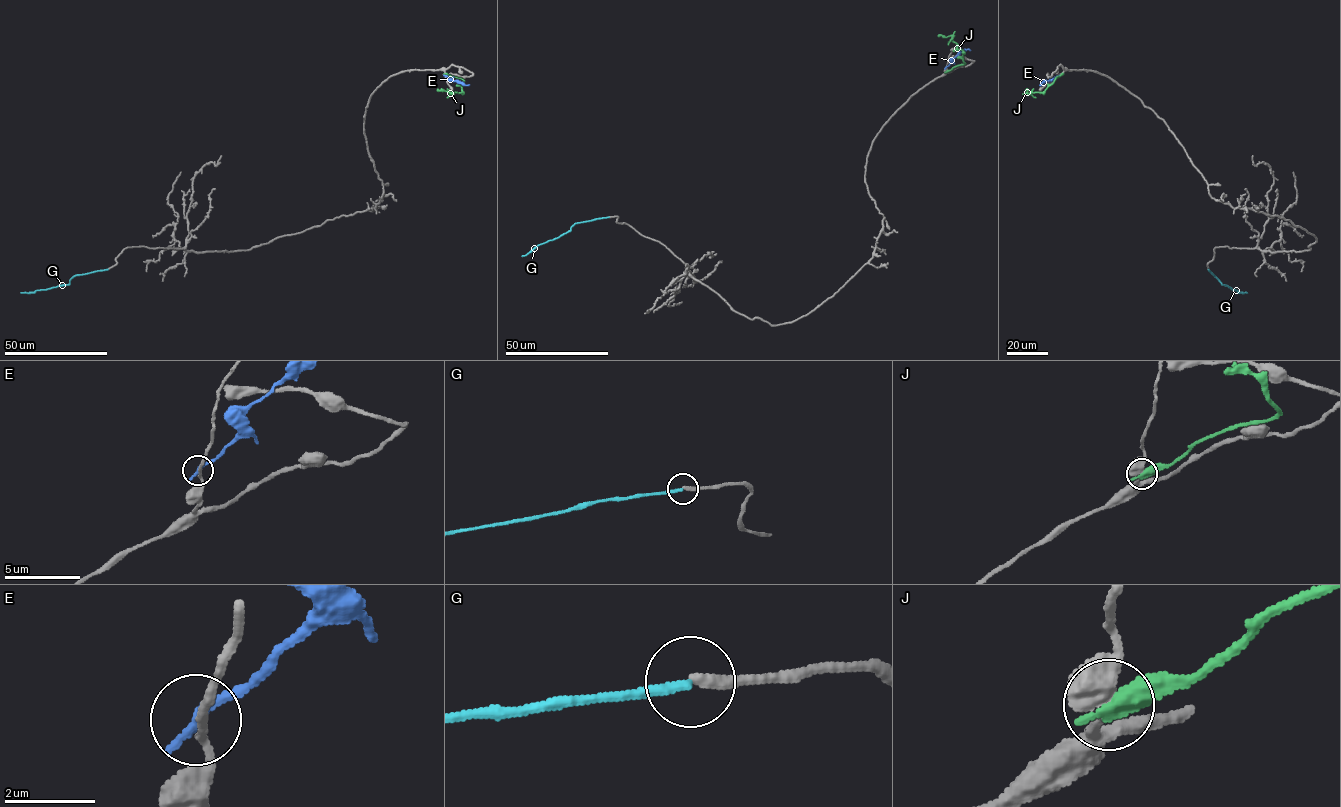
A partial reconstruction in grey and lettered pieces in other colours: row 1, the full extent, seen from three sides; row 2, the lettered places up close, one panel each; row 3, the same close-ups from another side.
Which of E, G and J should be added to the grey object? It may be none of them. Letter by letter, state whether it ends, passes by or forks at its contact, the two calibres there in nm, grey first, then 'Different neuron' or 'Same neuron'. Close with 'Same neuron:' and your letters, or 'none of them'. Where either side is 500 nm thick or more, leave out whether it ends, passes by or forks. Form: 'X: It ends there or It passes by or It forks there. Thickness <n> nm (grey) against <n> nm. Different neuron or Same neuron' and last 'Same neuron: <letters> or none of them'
E: It ends there. Thickness 170 nm (grey) against 240 nm. Different neuron
G: It ends there. Thickness 260 nm (grey) against 240 nm. Different neuron
J: Thickness 480 nm (grey) against 500 nm. Different neuron
Same neuron: none of them

